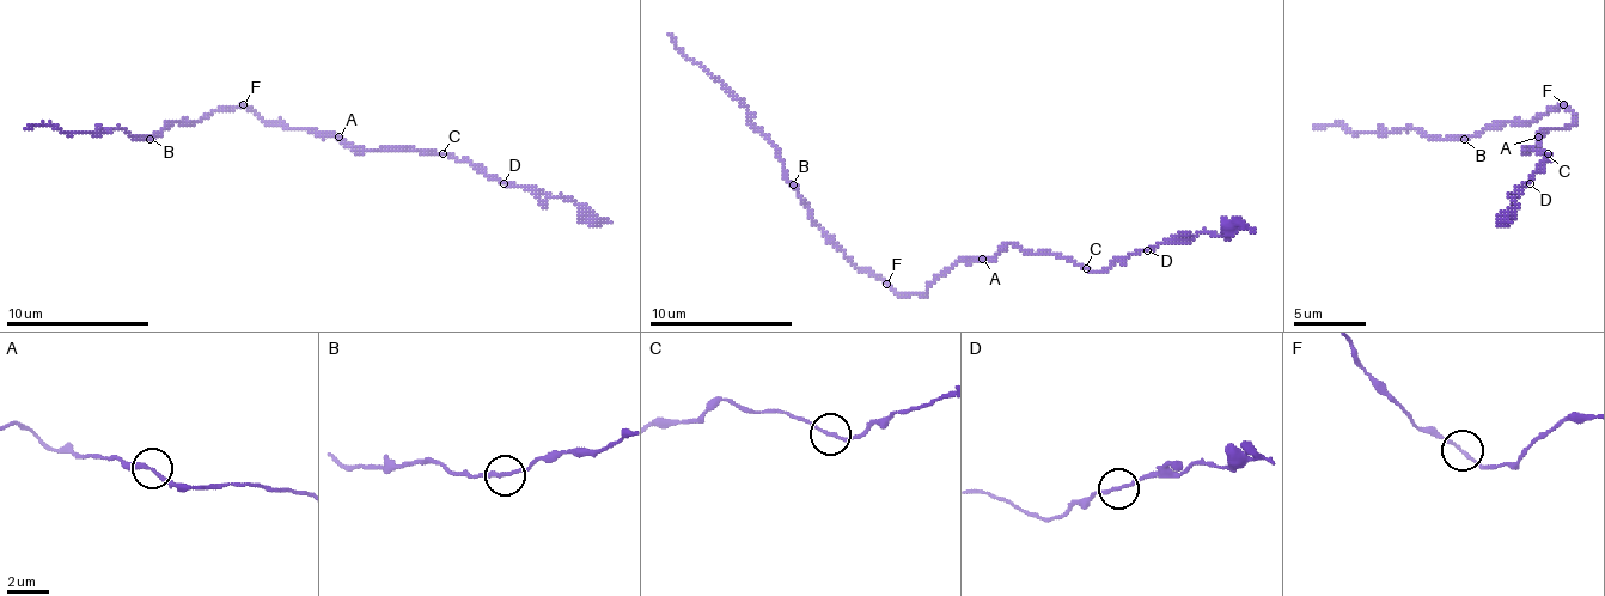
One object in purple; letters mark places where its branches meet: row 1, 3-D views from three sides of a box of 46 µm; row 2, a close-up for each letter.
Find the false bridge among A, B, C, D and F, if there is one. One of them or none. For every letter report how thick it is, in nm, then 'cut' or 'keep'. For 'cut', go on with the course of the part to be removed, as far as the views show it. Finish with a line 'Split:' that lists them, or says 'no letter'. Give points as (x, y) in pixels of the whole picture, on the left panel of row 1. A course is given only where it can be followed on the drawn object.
A: 240 nm thick; keep
B: 160 nm thick; keep
C: 150 nm thick; keep
D: 160 nm thick; keep
F: 140 nm thick; keep
Split: no letter

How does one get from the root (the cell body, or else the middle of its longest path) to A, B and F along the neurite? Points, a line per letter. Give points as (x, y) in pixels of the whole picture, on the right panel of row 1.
A: (1573, 121), (1562, 128), (1544, 128), (1537, 135)
B: (1573, 121), (1573, 114), (1566, 107), (1551, 107), (1533, 121), (1501, 121), (1465, 139)
F: (1573, 121), (1573, 114), (1562, 103)

